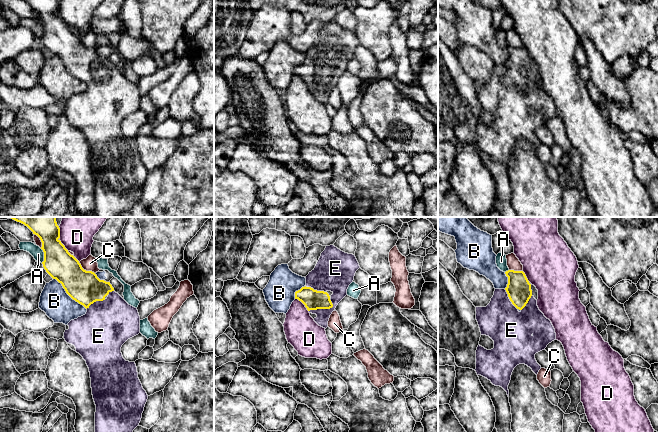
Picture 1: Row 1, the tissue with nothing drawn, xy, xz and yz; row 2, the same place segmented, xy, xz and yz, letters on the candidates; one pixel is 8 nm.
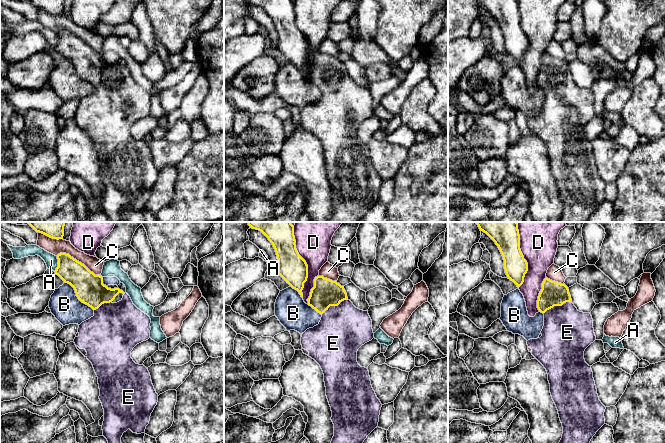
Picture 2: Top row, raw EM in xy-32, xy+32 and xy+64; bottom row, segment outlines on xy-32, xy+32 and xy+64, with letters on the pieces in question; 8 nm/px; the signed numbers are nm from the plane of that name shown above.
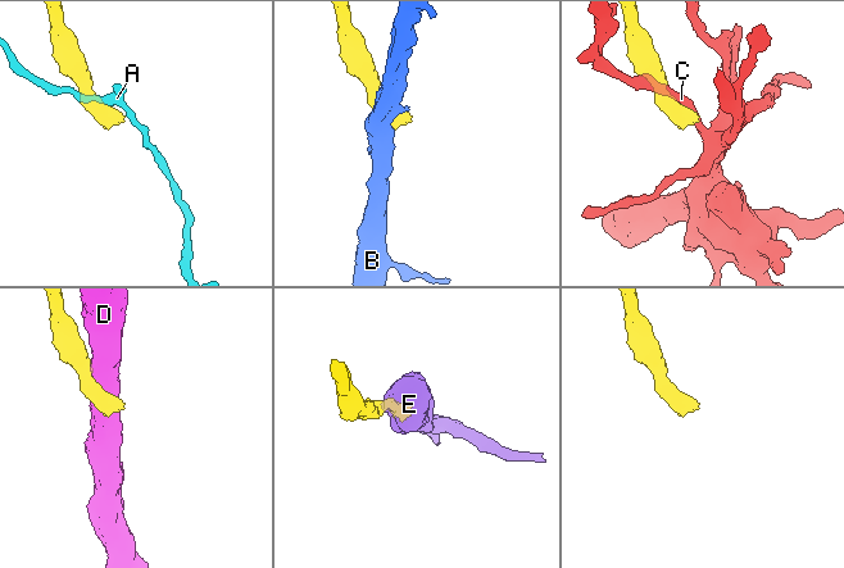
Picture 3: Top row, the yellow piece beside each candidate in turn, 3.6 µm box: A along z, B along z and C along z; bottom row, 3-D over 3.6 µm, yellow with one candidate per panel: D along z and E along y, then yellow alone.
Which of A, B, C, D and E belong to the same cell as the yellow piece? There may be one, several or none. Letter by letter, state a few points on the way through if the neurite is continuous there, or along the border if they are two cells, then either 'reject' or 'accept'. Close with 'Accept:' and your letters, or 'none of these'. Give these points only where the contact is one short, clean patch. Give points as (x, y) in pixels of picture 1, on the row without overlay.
A: border xy (40, 24), (43, 28), (42, 38); reject
B: reject
C: reject
D: reject
E: way xz (312, 75), (321, 84), (335, 75), (324, 53); accept
Accept: E

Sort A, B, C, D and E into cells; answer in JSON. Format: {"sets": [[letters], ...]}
{"sets": [["A"], ["B"], ["C"], ["D"], ["E"]]}

